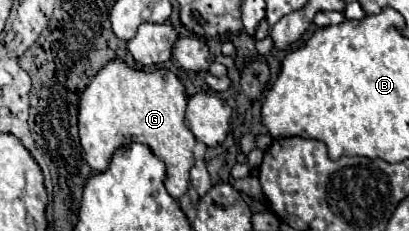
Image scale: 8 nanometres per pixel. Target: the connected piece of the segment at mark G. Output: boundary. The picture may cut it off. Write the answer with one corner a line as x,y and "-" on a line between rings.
109,61
89,83
89,87
81,95
81,105
79,105
79,137
81,145
85,149
85,159
91,165
93,171
105,171
109,167
109,161
113,153
129,143
143,143
147,145
167,167
167,177
165,177
165,187
173,199
179,201
181,195
185,195
189,187
189,169
195,165
193,157
193,147
195,147
195,137
193,133
185,127
183,117
185,117
185,107
187,107
187,95
183,83
165,69
157,69
153,73
145,73
139,69
131,69
125,61

